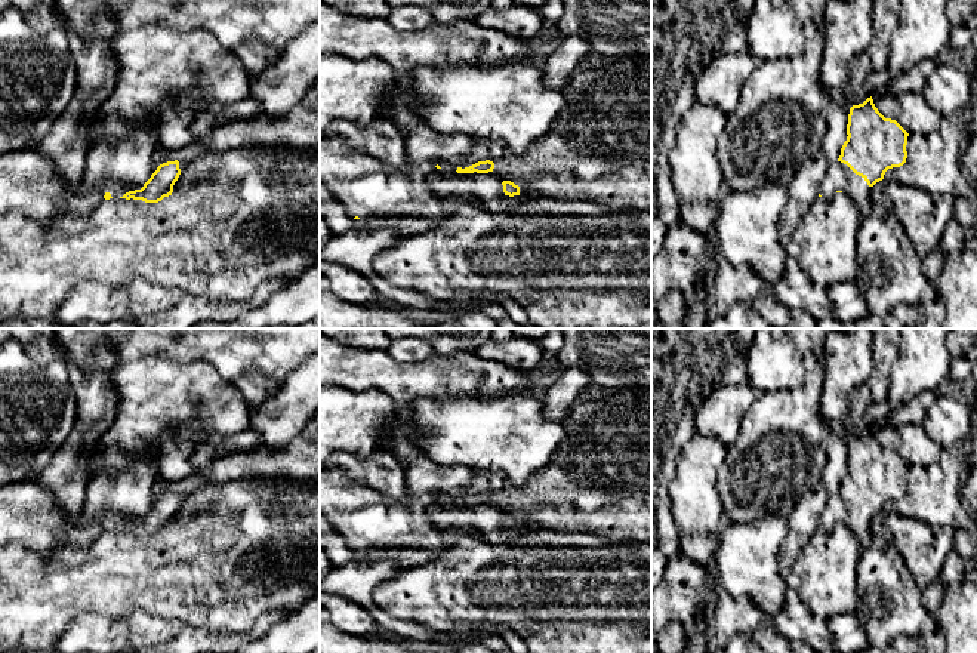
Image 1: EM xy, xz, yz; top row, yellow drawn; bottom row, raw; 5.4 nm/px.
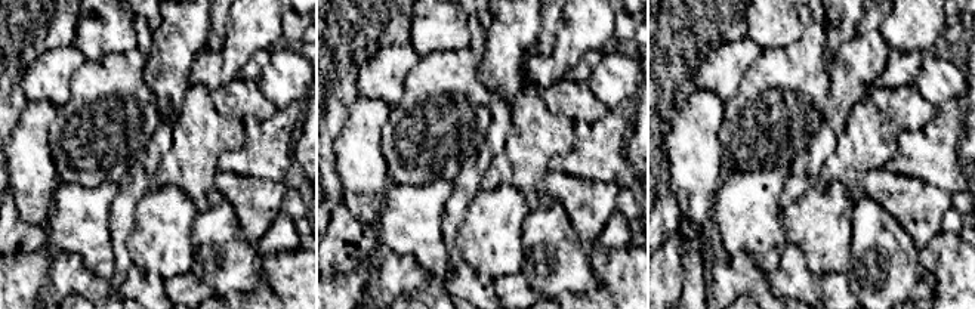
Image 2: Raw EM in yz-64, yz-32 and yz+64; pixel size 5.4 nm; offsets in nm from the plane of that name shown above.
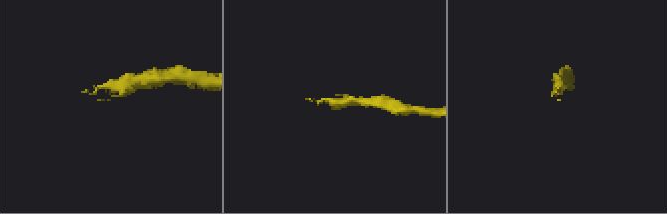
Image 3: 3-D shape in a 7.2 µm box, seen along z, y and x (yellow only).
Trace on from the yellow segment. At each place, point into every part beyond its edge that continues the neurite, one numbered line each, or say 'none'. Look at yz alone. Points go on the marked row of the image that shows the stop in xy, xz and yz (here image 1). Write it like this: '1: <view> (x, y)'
1: yz (840, 176)

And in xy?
1: xy (28, 182)

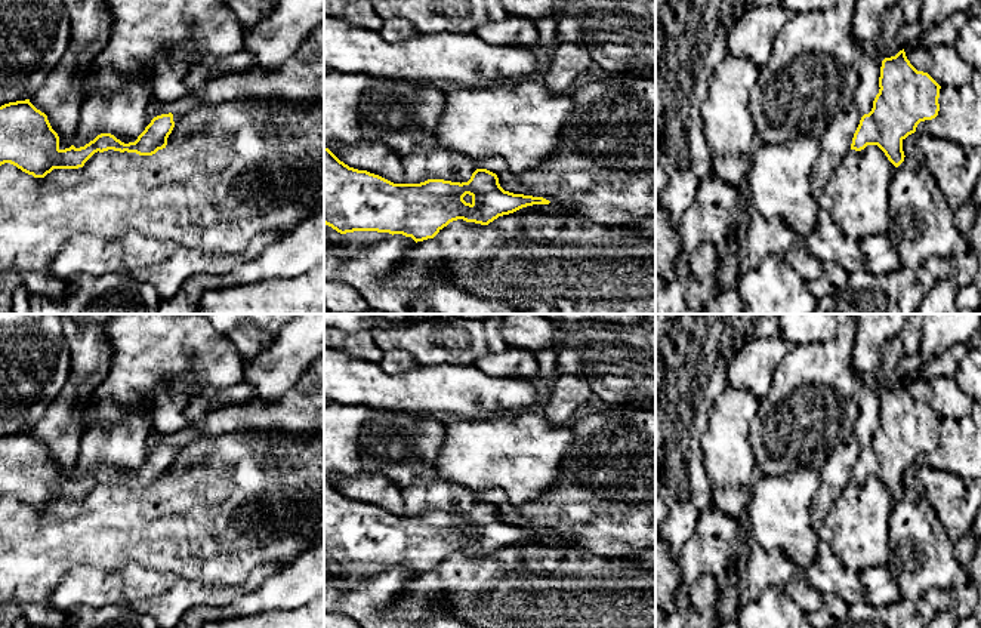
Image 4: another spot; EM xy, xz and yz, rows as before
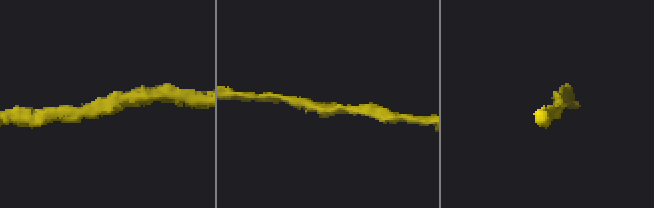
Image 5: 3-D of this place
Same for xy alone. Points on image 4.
none

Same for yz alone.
none

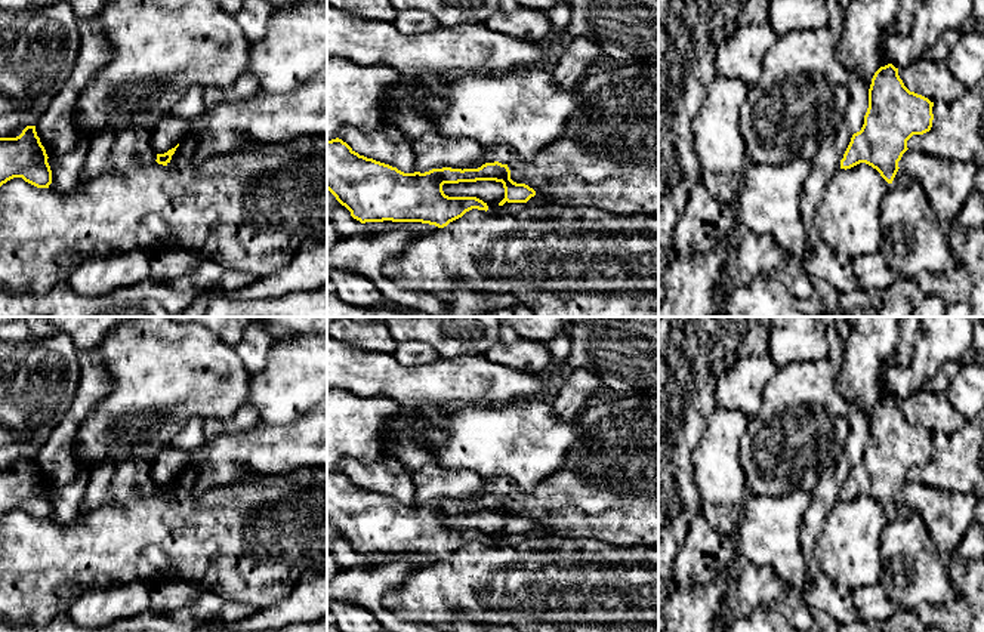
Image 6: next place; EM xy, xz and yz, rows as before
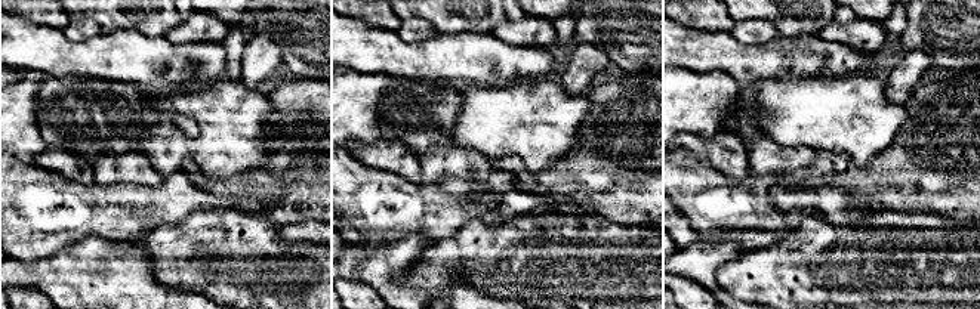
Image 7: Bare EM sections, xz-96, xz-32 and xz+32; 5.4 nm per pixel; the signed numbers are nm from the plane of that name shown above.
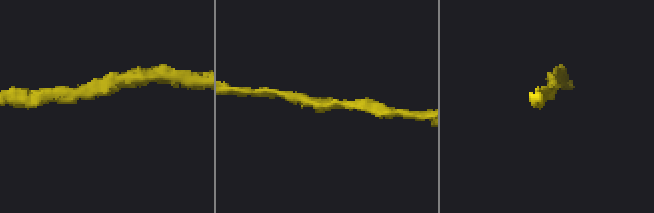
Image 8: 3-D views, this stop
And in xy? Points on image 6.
none

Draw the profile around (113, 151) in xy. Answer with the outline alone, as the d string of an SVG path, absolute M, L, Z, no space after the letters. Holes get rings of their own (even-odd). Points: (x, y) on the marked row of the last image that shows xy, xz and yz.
M129 124L123 129L107 129L89 142L80 182L87 184L104 175L124 175L157 160L149 138L151 129Z

